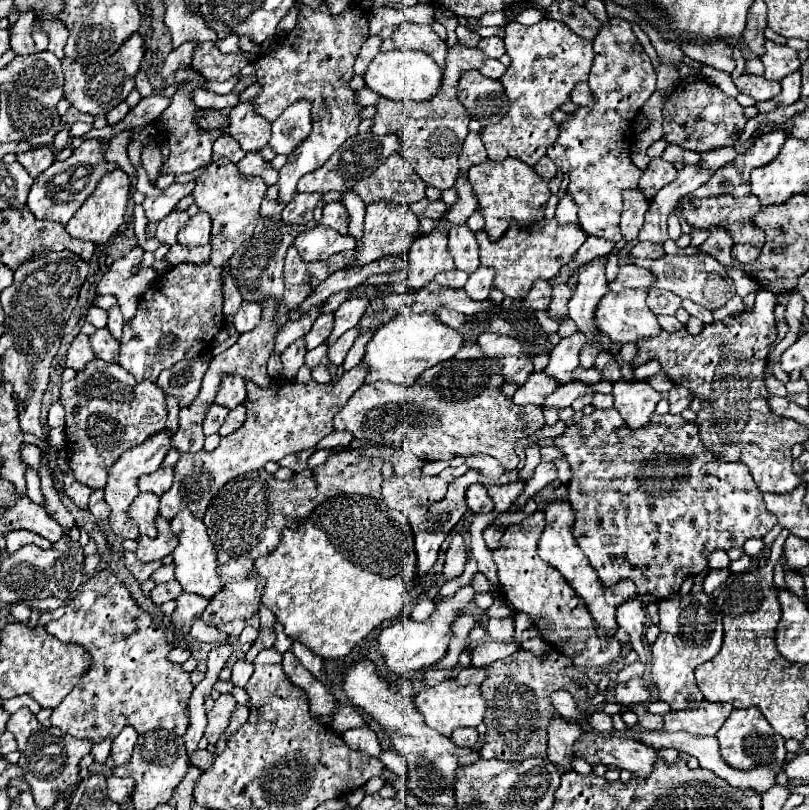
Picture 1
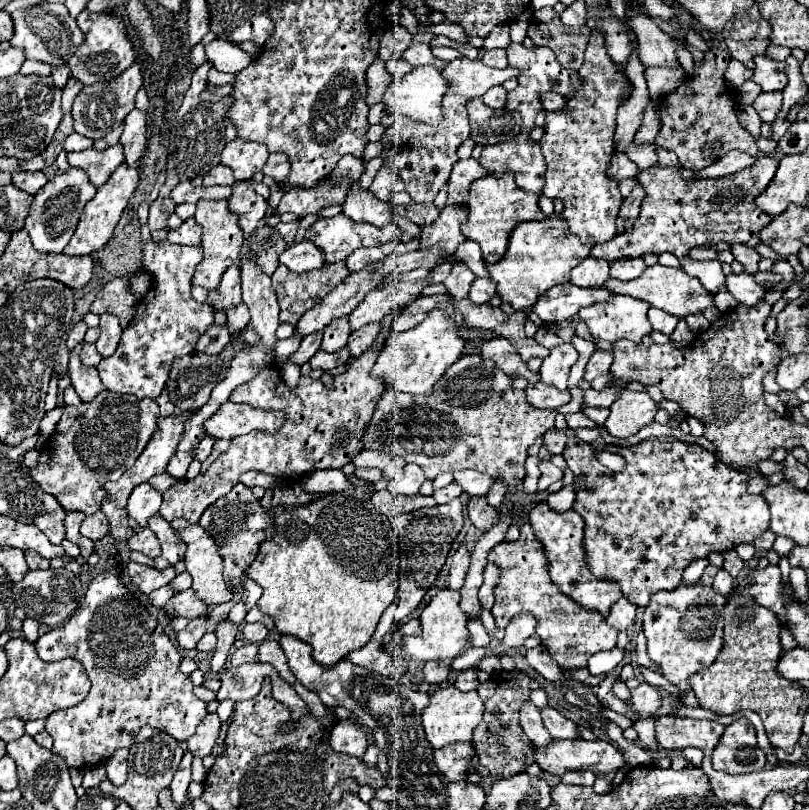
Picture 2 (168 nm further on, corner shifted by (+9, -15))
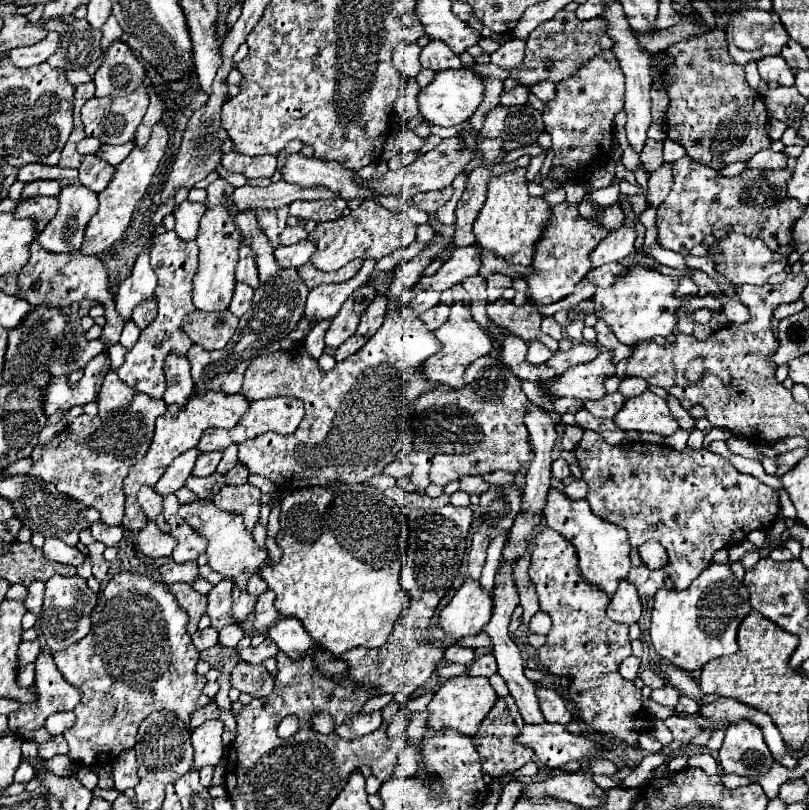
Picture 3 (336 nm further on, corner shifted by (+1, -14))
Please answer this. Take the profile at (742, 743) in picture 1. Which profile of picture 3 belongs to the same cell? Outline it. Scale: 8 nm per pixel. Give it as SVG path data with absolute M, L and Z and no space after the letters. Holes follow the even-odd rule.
M738 722L726 728L726 738L718 750L718 760L724 774L738 774L756 780L770 772L774 758L752 722Z

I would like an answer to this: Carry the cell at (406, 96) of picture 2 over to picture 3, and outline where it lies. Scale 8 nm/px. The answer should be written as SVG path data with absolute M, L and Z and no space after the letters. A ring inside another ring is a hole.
M468 68L460 70L442 70L436 74L430 86L422 88L418 94L418 108L424 120L436 124L436 126L458 126L470 120L470 116L476 112L476 108L484 100L484 80L474 74Z

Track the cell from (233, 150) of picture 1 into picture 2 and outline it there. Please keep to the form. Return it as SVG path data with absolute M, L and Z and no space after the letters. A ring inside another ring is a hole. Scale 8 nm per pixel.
M216 165L210 169L210 173L204 177L204 185L232 185L234 175L228 165Z

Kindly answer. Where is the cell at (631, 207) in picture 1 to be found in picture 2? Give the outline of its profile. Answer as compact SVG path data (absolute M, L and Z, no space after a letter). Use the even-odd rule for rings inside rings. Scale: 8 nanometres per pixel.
M636 185L632 189L632 193L622 201L620 205L620 211L618 211L618 217L622 221L636 221L638 219L638 211L640 211L640 199L644 197L644 191L640 191L640 187Z

